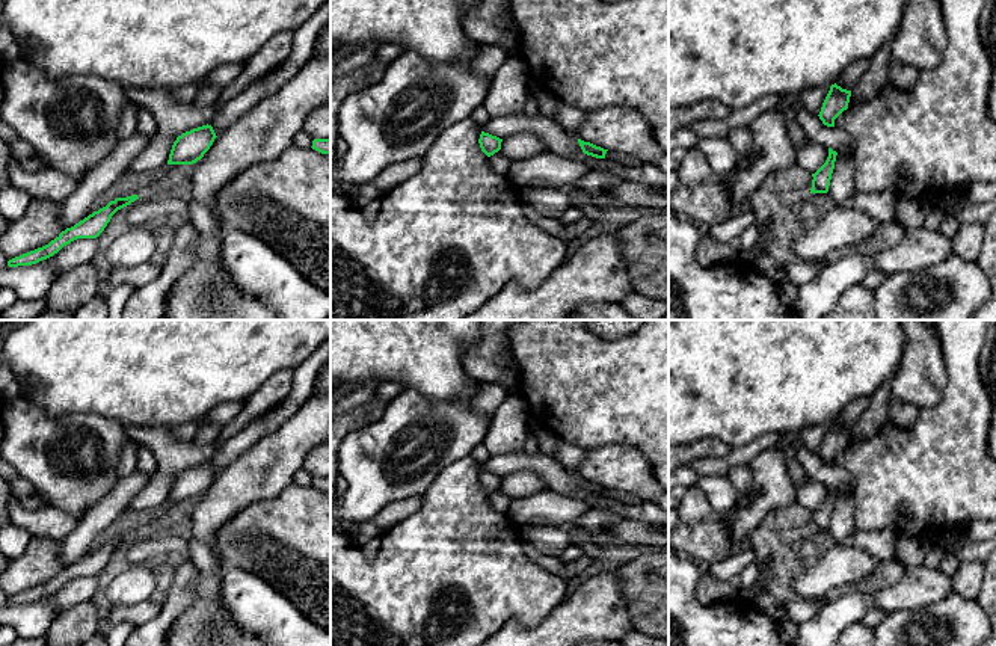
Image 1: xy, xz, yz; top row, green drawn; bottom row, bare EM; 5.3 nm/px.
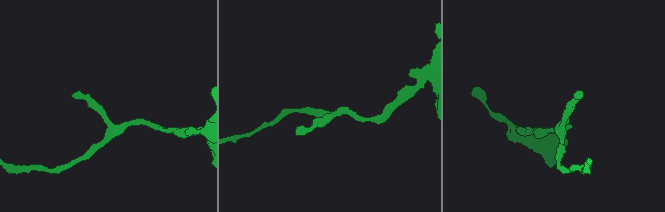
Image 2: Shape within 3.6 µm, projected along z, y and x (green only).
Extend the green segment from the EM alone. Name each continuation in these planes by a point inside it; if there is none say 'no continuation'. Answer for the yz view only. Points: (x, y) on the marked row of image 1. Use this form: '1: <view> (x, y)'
no continuation

